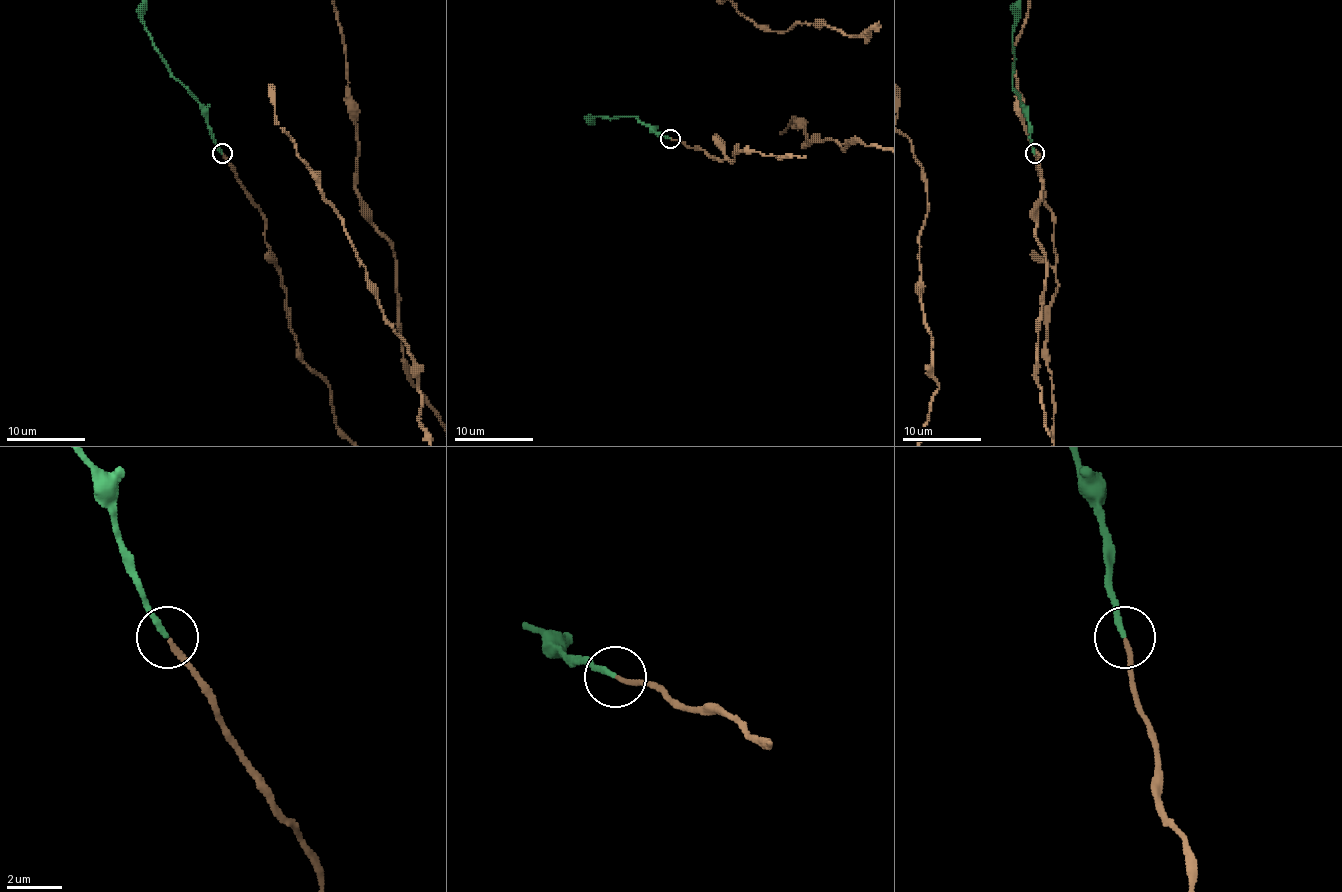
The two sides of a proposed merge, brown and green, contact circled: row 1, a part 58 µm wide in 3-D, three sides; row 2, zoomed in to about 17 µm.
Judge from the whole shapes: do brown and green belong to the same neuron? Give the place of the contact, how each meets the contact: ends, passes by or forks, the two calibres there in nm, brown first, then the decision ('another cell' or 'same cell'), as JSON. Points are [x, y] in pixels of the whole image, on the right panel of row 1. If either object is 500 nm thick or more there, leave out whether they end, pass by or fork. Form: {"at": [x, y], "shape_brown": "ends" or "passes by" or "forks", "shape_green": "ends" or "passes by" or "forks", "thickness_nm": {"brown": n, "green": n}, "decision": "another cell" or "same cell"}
{"at": [1034, 153], "shape_brown": "ends", "shape_green": "ends", "thickness_nm": {"brown": 170, "green": 190}, "decision": "same cell"}

